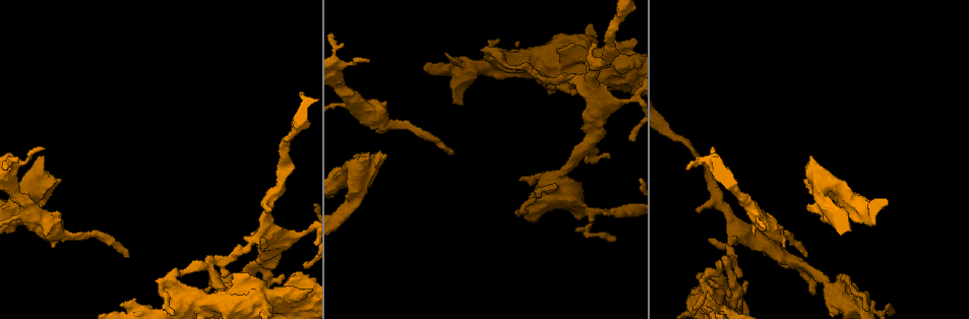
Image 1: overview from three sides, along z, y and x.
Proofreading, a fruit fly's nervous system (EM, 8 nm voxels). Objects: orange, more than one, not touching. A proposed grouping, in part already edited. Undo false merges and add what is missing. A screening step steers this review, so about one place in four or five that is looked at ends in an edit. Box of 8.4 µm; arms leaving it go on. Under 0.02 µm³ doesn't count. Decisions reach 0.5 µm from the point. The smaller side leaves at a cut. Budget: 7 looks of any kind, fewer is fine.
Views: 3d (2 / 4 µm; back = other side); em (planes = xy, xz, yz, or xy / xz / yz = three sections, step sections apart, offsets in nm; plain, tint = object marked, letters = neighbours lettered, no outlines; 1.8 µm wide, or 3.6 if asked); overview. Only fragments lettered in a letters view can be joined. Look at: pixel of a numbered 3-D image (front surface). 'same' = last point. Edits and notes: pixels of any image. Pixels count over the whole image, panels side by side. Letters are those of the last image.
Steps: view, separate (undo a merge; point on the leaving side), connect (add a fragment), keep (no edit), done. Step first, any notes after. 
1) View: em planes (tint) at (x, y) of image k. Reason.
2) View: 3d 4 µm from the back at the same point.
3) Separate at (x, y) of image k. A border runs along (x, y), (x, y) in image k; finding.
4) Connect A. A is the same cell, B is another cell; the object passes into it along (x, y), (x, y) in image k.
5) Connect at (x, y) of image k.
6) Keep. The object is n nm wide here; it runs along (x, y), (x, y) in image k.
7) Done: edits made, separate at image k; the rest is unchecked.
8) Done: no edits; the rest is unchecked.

View: em xy step 4 (letters) at (127, 254) of image 1. An open end.

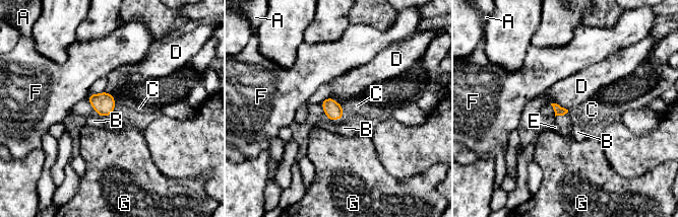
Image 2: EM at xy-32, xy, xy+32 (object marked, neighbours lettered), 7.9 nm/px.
View: em planes (letters) at the same point. Another direction.

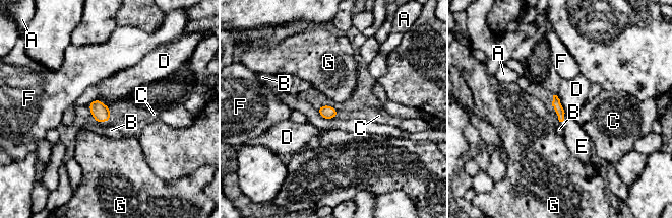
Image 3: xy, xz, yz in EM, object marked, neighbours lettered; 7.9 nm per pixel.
Keep. A, B, C, D, E, F and G are other cells; a border runs along (566, 114), (560, 122) in image 3; none of them fits.

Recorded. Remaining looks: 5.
View: 3d 2 µm from the back at (377, 131) of image 1.

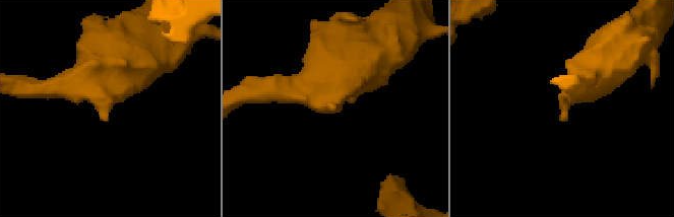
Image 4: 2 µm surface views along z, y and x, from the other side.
View: em planes (tint) at (334, 110) of image 4.

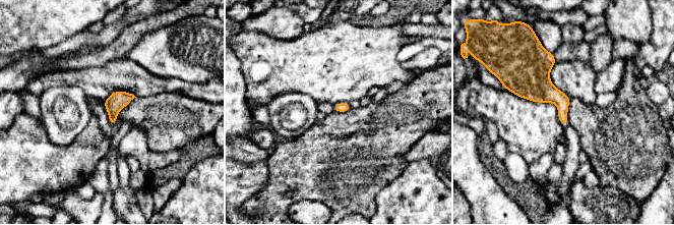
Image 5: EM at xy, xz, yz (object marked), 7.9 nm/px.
View: em planes (letters) at the same point. What lies round it.

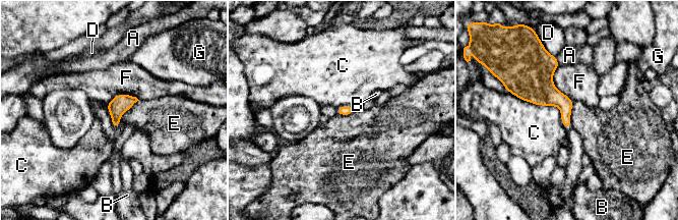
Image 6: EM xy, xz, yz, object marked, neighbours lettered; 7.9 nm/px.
Keep. A, B, C, D, E, F and G are other cells; a border runs along (139, 100), (120, 117), (119, 125) in image 6; none of them fits.

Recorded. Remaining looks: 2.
View: 3d 4 µm at (602, 48) of image 1. Thick end.

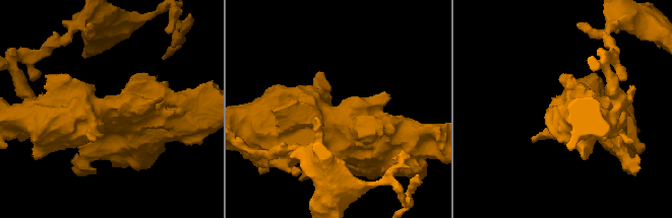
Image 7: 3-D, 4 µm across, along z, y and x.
View: em xz step 8 (letters) at (343, 100) of image 7.

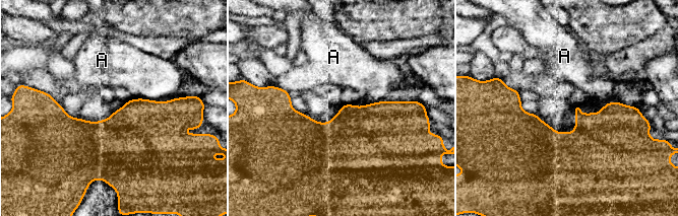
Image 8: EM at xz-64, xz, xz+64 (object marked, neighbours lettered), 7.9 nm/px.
Keep. The longest contact is with A, 300 nm; A is another cell; none of them fits.

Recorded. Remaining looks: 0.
Done: no edits; the rest is unchecked.

